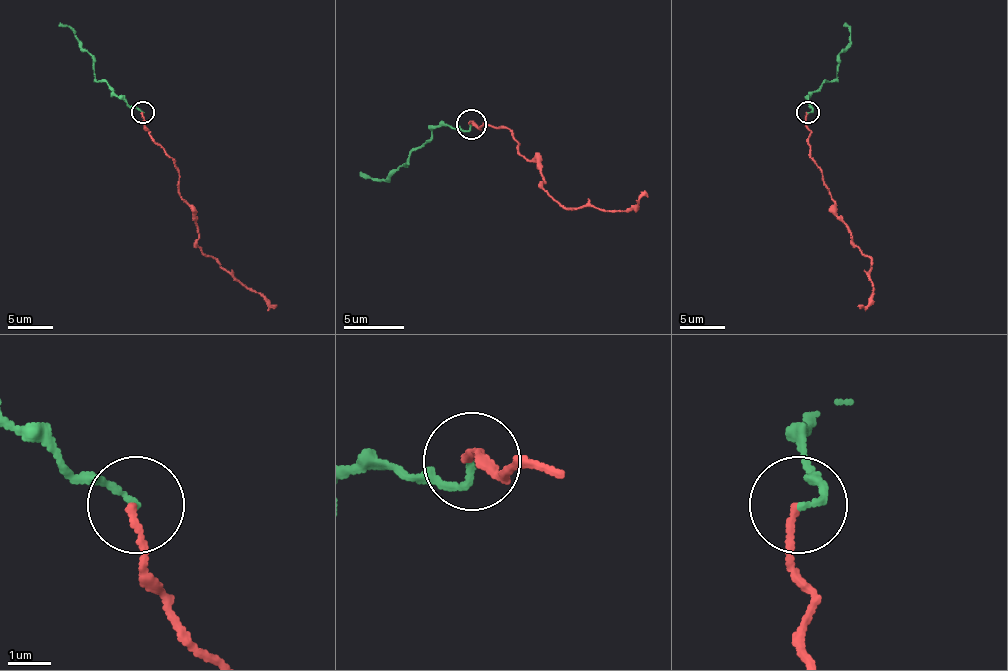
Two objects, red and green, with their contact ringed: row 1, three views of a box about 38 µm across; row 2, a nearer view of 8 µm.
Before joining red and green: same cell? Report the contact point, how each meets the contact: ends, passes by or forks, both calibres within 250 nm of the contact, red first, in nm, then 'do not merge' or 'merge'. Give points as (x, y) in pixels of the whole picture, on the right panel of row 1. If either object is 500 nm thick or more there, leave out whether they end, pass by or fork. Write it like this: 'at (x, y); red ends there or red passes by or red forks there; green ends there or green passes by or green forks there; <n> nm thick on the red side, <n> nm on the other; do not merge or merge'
at (807, 112); red ends there; green ends there; 160 nm thick on the red side, 140 nm on the other; merge

